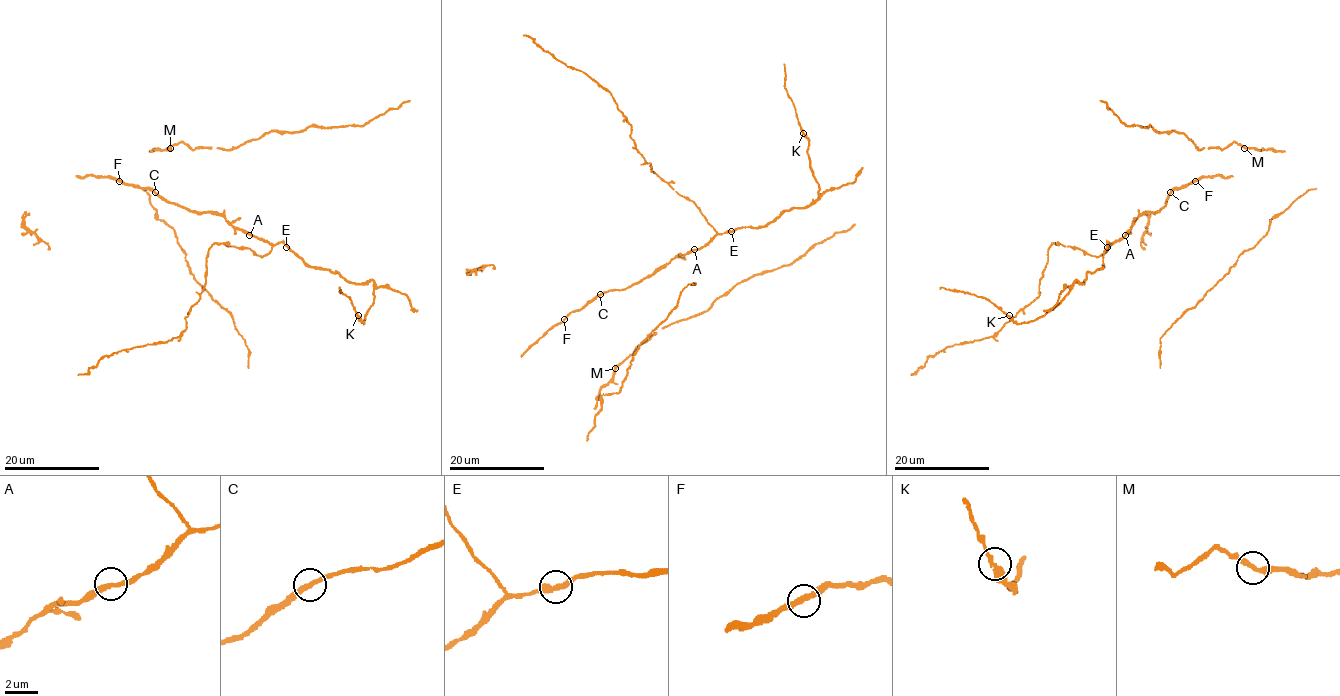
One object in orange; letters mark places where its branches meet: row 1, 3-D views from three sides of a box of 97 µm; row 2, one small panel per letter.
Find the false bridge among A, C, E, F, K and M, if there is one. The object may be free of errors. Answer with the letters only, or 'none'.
none

